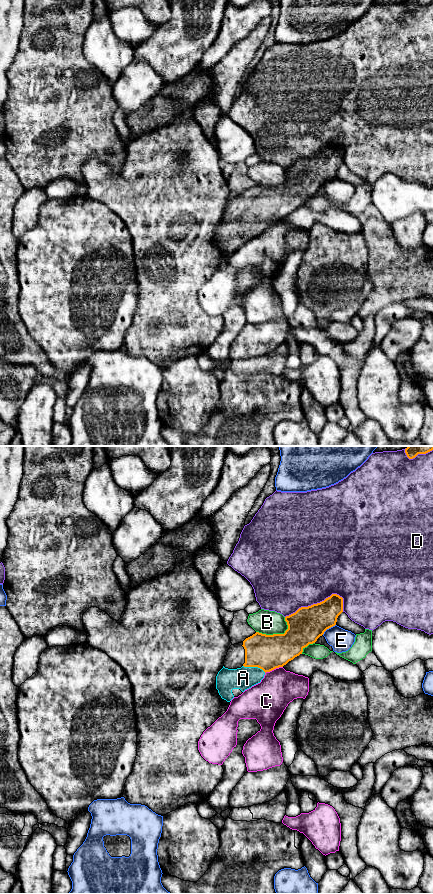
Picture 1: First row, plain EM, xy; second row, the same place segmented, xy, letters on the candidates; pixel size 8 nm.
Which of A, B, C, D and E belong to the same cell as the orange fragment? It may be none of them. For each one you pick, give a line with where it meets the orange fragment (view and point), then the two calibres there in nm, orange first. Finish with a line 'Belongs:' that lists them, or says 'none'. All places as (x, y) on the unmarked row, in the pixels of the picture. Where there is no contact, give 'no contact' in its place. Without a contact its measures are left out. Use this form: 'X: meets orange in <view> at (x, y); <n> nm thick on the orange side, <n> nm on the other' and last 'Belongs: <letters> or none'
A: meets orange in xy at (254, 218); 280 nm thick on the orange side, 180 nm on the other
Belongs: A

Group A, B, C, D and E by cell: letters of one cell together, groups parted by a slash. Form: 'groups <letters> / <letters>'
groups A / B / C / D / E

